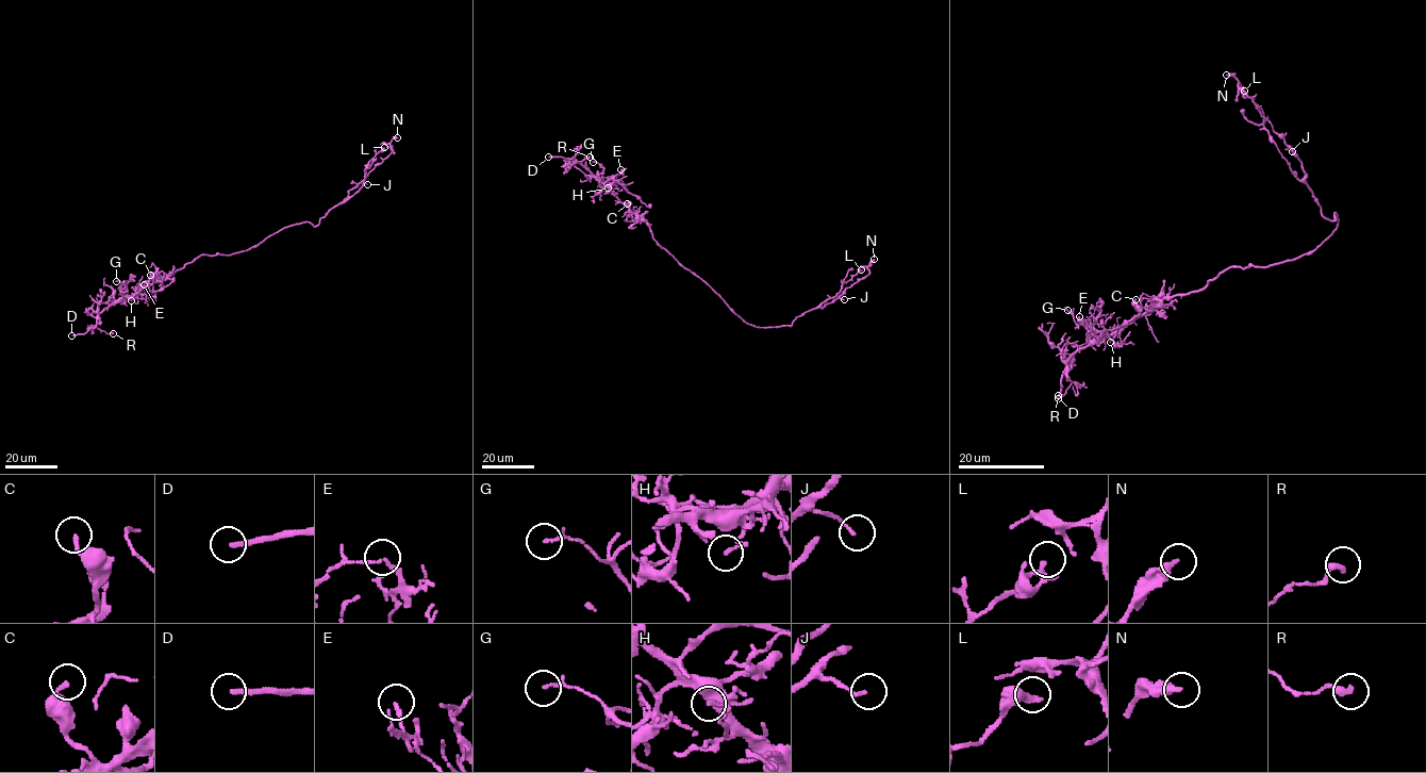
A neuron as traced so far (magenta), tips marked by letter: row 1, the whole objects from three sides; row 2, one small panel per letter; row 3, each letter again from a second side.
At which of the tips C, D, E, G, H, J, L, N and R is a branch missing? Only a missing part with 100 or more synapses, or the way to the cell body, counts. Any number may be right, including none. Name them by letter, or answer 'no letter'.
D

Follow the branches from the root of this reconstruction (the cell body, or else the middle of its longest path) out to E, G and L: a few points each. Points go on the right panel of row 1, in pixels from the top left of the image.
E: (1282, 261), (1228, 266), (1203, 289), (1167, 297), (1101, 338), (1079, 316)
G: (1282, 261), (1228, 266), (1203, 289), (1167, 297), (1110, 334), (1095, 336), (1067, 310)
L: (1282, 261), (1310, 253), (1337, 228), (1338, 218), (1322, 214), (1264, 128), (1262, 109), (1244, 91)

